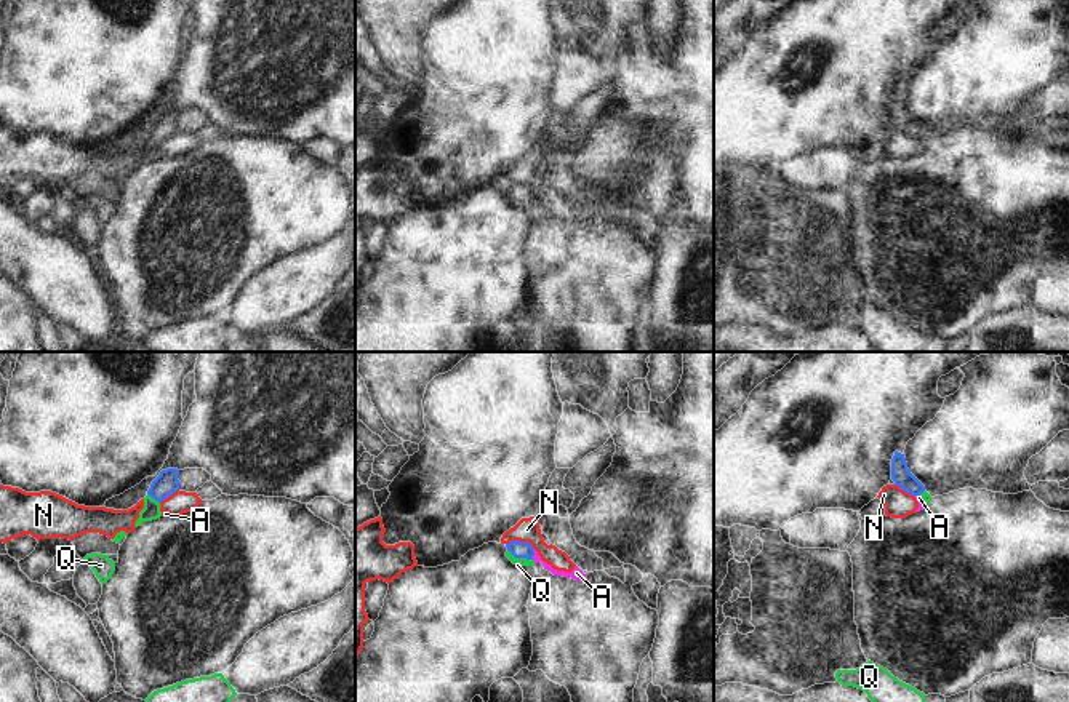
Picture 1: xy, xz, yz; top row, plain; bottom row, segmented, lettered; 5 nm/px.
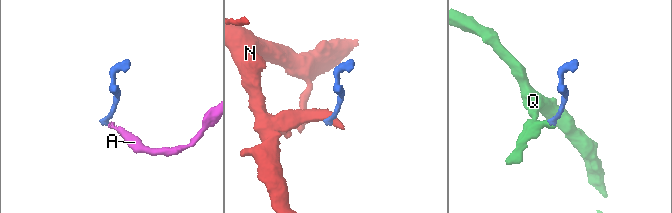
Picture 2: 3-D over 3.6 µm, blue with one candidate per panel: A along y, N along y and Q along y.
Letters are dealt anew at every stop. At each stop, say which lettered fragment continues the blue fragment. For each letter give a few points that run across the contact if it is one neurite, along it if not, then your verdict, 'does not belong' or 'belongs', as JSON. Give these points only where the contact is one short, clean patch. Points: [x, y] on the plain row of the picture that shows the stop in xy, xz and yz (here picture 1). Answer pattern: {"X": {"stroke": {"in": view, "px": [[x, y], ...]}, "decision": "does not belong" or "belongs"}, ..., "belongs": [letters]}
{"A": {"stroke": {"in": "xz", "px": [[532, 191], [533, 200]]}, "decision": "does not belong"}, "N": {"stroke": {"in": "xz", "px": [[506, 184], [527, 183], [533, 189]]}, "decision": "does not belong"}, "Q": {"stroke": {"in": "xz", "px": [[519, 191], [520, 199], [520, 203]]}, "decision": "belongs"}, "belongs": ["Q"]}

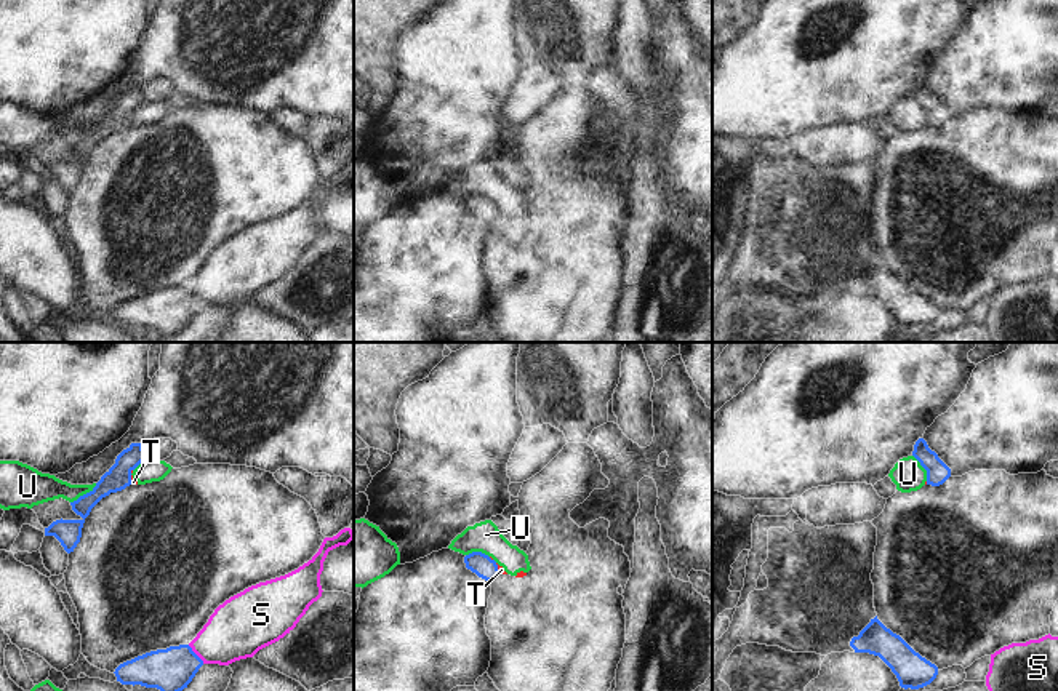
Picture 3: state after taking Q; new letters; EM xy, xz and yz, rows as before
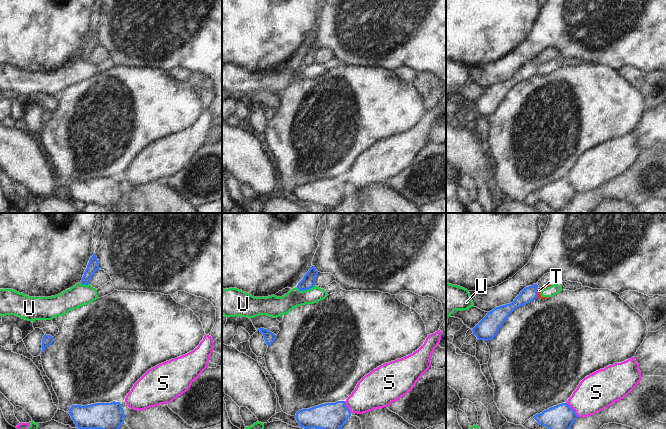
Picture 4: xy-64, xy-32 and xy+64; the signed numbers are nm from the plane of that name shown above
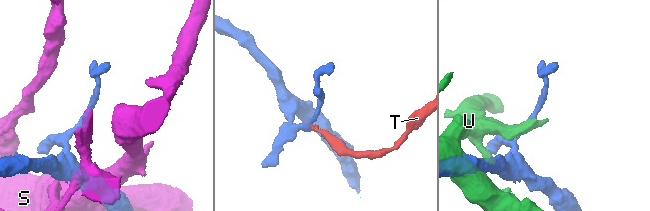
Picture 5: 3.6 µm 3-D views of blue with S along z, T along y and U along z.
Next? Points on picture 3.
{"S": {"decision": "does not belong"}, "T": {"decision": "does not belong"}, "U": {"decision": "does not belong"}, "belongs": []}

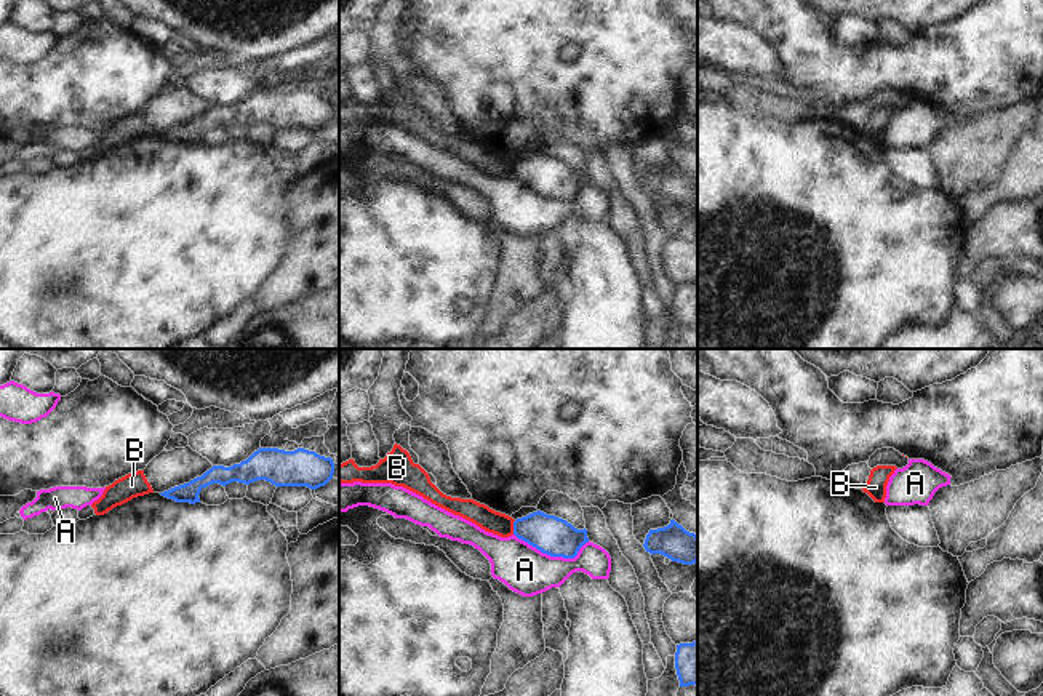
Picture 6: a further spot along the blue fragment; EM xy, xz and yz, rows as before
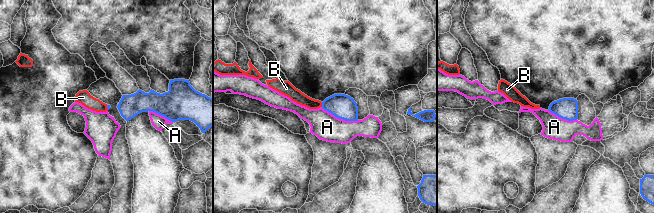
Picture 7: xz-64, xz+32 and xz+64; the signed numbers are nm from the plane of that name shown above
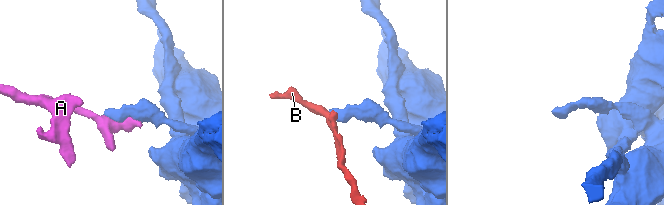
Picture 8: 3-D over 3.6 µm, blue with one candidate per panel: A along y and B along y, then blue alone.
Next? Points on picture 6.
{"A": {"decision": "does not belong"}, "B": {"stroke": {"in": "xz", "px": [[515, 162], [512, 175]]}, "decision": "does not belong"}, "belongs": []}

